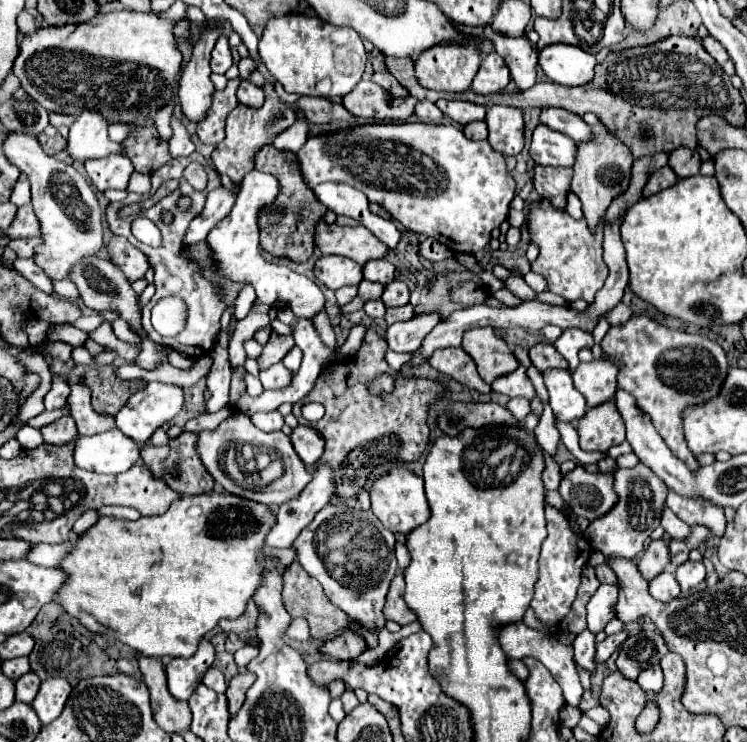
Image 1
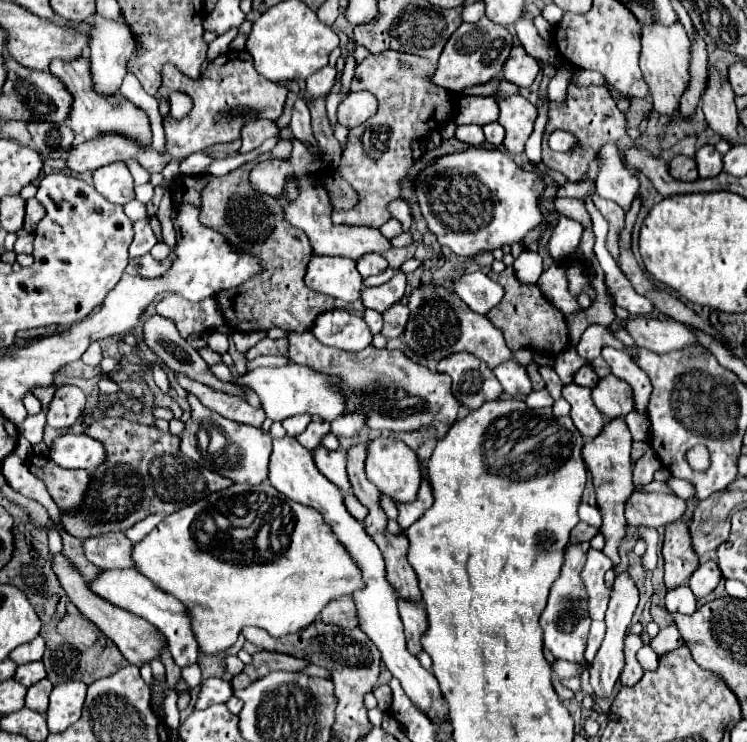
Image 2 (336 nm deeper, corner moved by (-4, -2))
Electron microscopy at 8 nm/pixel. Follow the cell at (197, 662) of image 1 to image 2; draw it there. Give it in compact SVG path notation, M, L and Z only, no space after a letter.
M210 677L202 683L202 689L200 689L200 695L198 695L194 709L206 709L206 707L216 705L216 703L226 703L230 697L232 697L230 683L224 679Z

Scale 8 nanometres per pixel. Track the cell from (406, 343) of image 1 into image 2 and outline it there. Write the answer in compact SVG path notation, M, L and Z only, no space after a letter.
M284 365L278 369L260 367L240 377L242 383L246 383L250 389L254 389L264 405L266 417L272 421L284 421L294 415L320 415L324 421L334 421L344 413L344 397L336 387L332 387L332 381L324 377L322 373L316 373L312 369L306 369L302 365Z

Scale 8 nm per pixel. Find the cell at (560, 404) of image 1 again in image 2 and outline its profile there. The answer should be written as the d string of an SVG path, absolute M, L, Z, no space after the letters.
M572 383L562 389L562 397L572 405L570 417L578 427L578 431L584 435L584 439L594 439L602 431L606 421L602 413L596 409L590 389Z

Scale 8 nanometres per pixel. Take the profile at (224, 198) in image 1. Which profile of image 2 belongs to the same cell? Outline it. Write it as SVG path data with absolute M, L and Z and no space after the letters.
M174 247L171 249L170 257L164 261L164 265L162 265L162 261L156 261L150 253L146 253L142 257L130 259L128 261L128 267L126 267L126 273L130 273L130 275L136 275L138 273L142 277L160 277L160 275L166 273L166 269L170 269L174 257L176 257Z

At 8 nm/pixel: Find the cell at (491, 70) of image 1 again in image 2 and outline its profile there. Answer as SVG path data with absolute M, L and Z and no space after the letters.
M514 45L510 59L504 65L502 77L518 87L530 87L538 71L540 71L538 61L522 45Z

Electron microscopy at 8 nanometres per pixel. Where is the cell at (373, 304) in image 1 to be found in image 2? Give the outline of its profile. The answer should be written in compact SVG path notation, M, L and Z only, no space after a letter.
M366 309L364 321L366 321L366 325L370 327L370 331L372 331L374 335L380 333L380 329L382 329L382 315L380 315L380 313L376 313L376 311L372 311L372 309Z

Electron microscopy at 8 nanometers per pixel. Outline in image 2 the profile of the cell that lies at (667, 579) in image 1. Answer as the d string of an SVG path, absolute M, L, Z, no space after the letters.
M680 585L666 593L666 609L670 613L692 615L696 611L696 597L688 585Z

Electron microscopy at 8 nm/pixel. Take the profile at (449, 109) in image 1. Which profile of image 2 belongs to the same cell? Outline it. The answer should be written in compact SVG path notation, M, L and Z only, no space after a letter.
M462 97L458 101L458 109L454 115L456 125L486 125L498 121L498 103L494 97Z

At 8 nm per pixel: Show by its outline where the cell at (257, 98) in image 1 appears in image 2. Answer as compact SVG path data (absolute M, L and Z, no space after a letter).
M256 119L256 121L250 121L248 125L244 125L242 129L242 147L240 147L240 153L248 153L256 147L260 147L266 139L272 139L276 137L280 131L276 127L276 123L268 121L268 119Z

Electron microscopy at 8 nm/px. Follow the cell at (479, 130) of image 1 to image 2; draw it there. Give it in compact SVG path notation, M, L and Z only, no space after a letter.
M488 123L484 125L484 133L486 133L486 141L500 147L504 141L504 127L500 123Z

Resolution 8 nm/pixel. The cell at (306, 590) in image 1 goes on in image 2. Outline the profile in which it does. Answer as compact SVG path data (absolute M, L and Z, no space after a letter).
M340 597L336 601L332 601L330 605L326 605L326 609L322 611L320 619L324 623L332 623L332 625L340 625L346 629L352 629L358 625L358 613L356 613L356 605L350 597Z

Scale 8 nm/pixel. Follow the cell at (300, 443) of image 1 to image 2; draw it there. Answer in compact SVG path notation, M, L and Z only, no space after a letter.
M320 447L314 451L314 461L324 477L328 477L340 491L350 493L352 485L346 475L346 453L342 449L328 451L326 447Z

